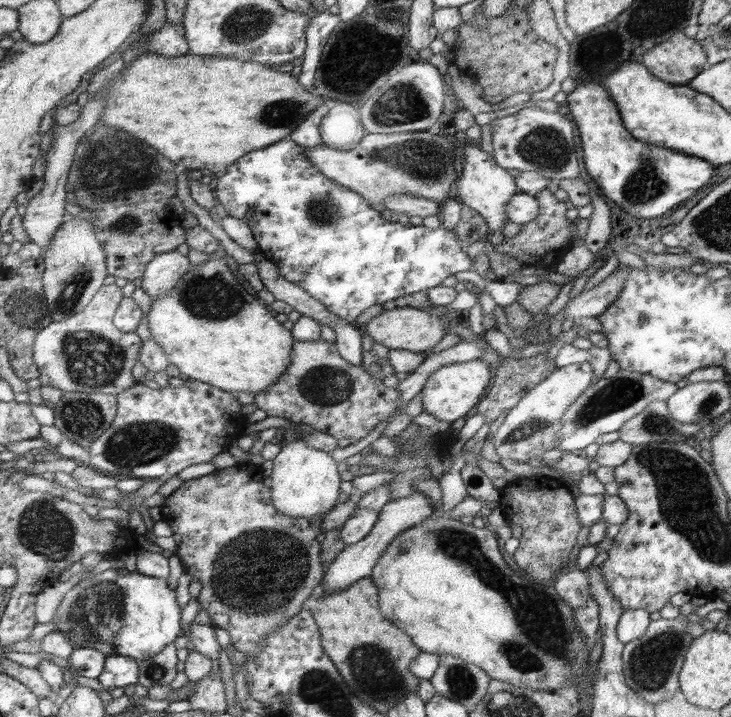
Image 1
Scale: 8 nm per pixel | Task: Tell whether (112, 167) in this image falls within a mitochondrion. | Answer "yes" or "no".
yes

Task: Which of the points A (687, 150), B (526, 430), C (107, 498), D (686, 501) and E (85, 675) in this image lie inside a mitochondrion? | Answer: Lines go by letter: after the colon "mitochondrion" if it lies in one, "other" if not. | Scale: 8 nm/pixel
A: other
B: mitochondrion
C: other
D: mitochondrion
E: other

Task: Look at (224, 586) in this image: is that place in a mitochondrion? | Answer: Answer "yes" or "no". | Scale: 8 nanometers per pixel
yes

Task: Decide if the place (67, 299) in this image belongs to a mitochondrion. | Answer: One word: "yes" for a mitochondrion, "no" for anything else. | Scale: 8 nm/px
yes

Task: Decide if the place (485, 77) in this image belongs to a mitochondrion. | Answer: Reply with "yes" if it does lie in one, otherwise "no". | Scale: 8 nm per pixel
no

